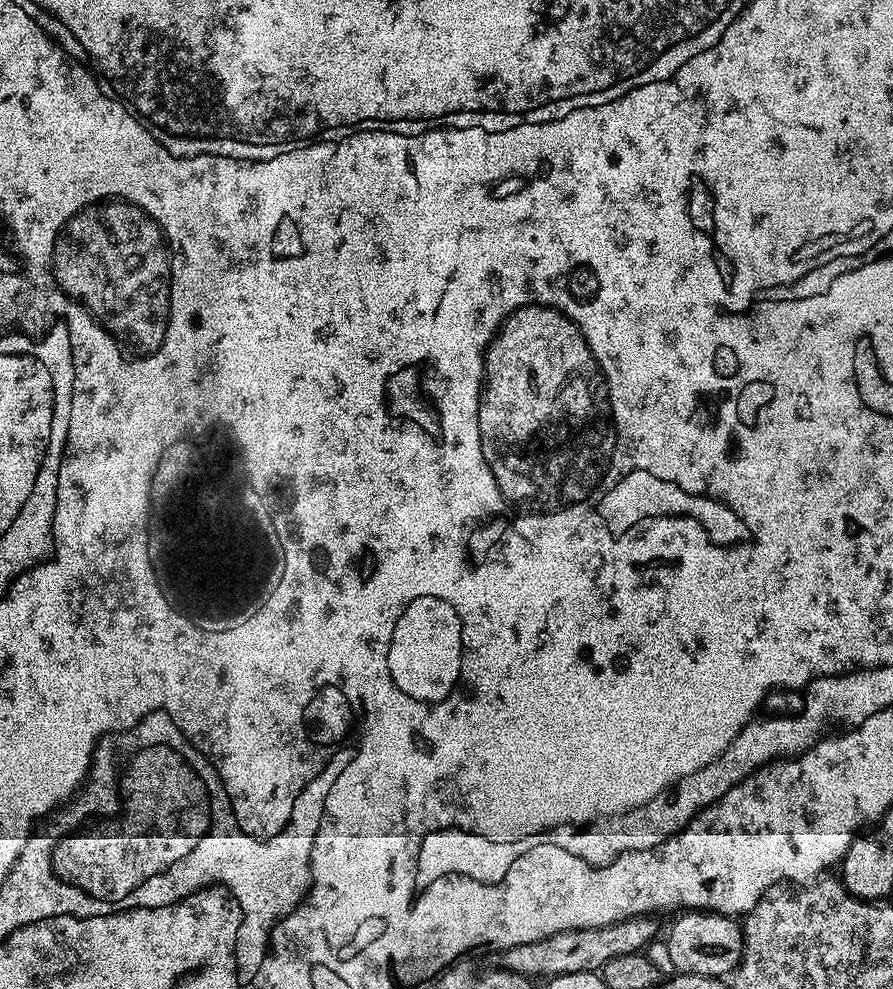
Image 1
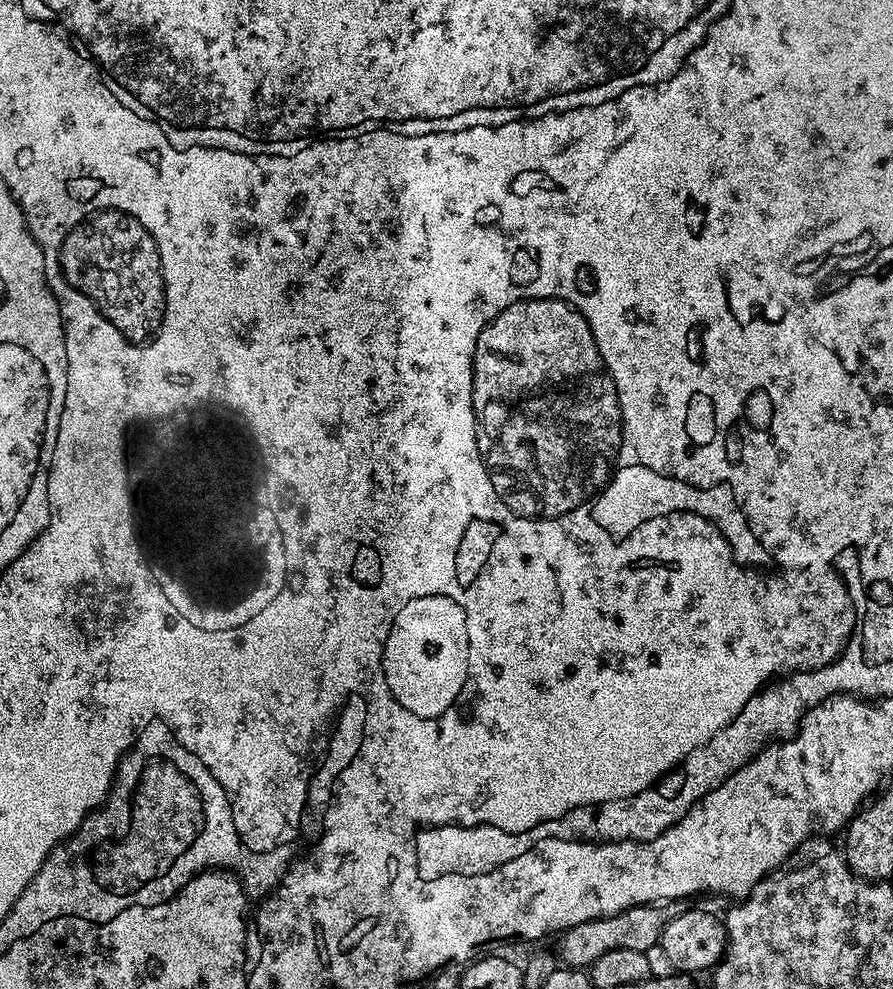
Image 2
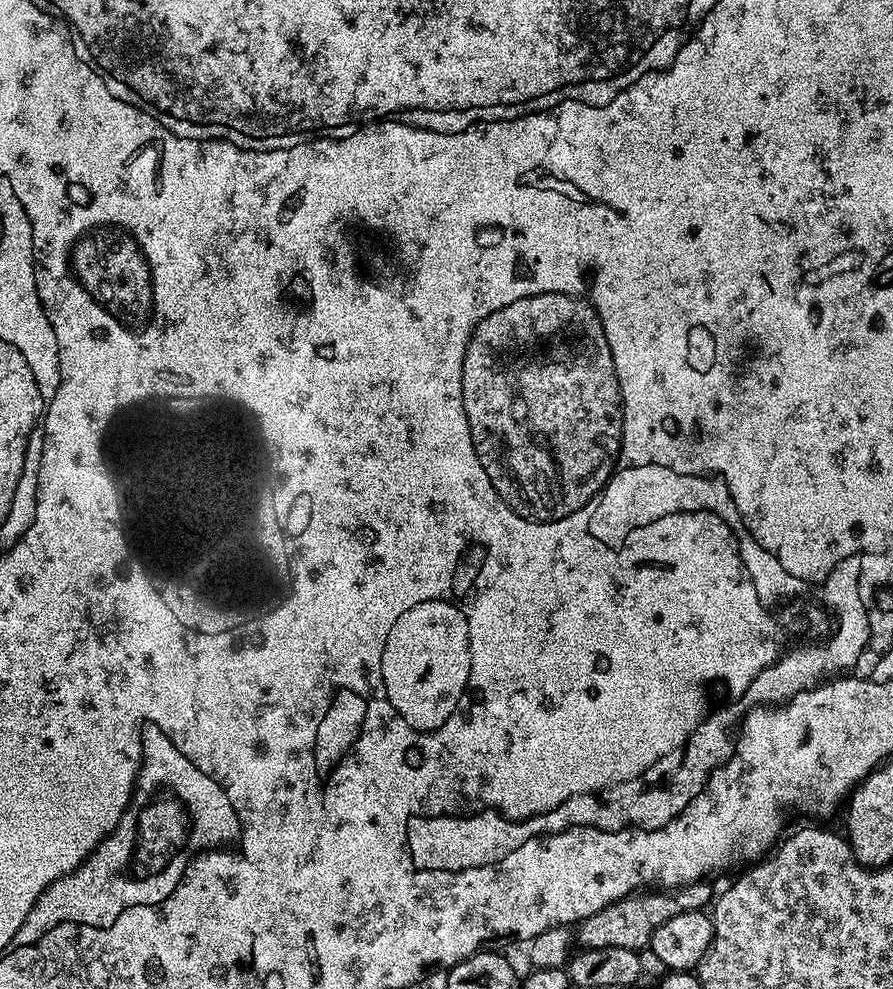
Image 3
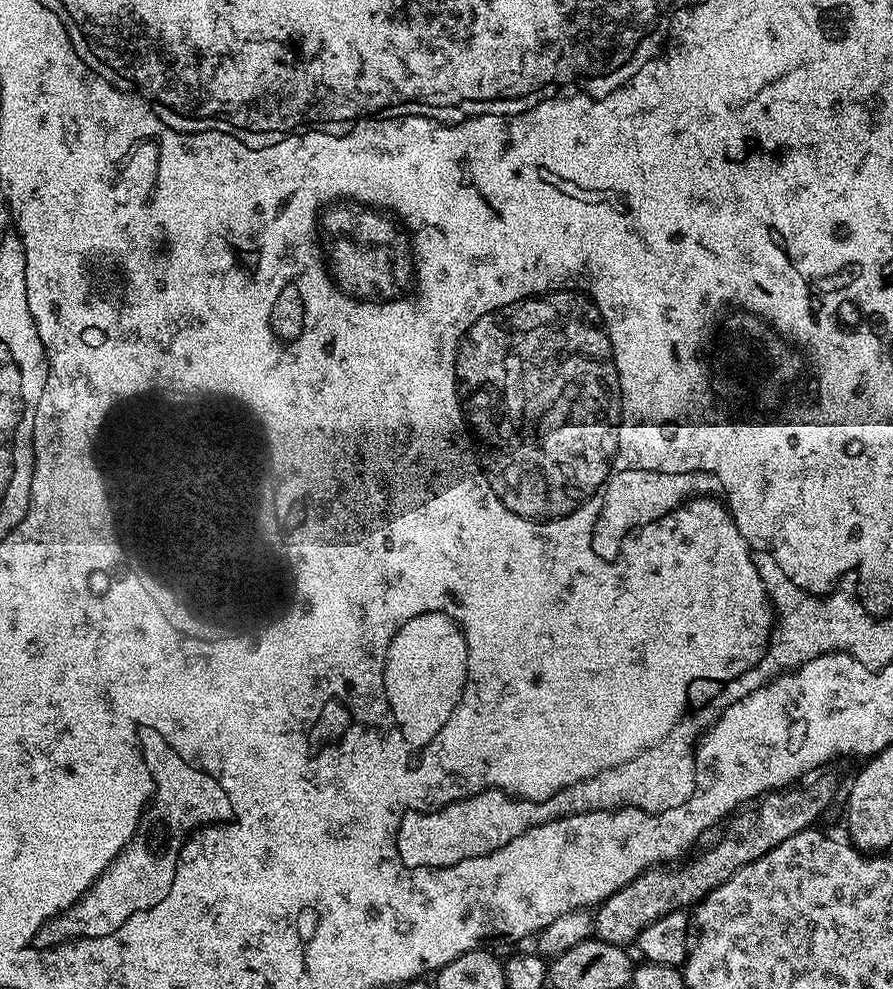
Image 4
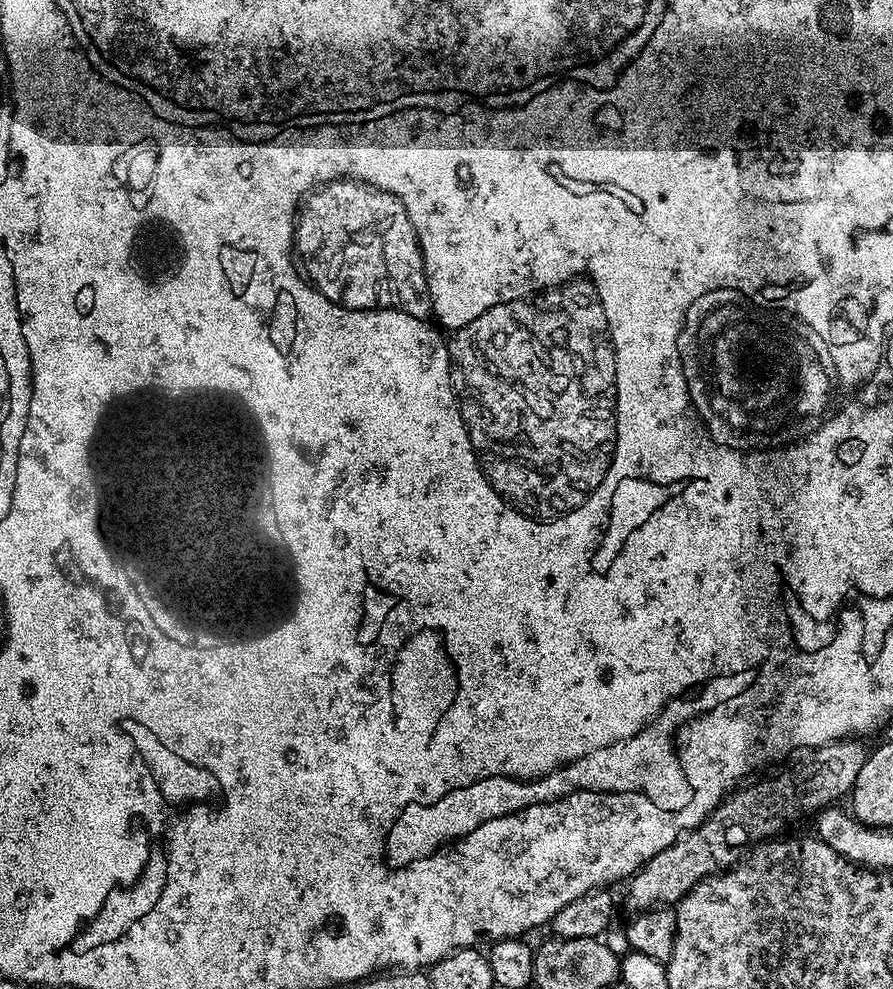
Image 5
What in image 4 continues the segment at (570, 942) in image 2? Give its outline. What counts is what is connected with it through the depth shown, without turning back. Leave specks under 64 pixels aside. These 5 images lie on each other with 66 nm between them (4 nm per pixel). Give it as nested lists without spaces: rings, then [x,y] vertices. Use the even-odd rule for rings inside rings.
[[[817,770],[806,776],[802,782],[804,788],[789,786],[787,788],[777,788],[775,792],[765,792],[763,796],[745,804],[743,808],[736,809],[733,815],[723,821],[722,827],[719,829],[719,832],[721,831],[720,837],[713,844],[706,845],[697,856],[689,855],[687,858],[681,859],[675,866],[647,868],[638,878],[632,879],[629,884],[622,886],[622,890],[618,890],[610,898],[603,900],[595,909],[595,939],[607,944],[635,945],[638,934],[646,926],[657,921],[658,918],[676,911],[691,909],[703,901],[706,894],[726,882],[726,879],[734,875],[742,865],[762,858],[762,854],[774,850],[774,846],[786,842],[786,838],[794,838],[794,834],[809,831],[815,825],[812,823],[831,806],[832,799],[836,796],[836,776],[828,771],[832,770]]]

